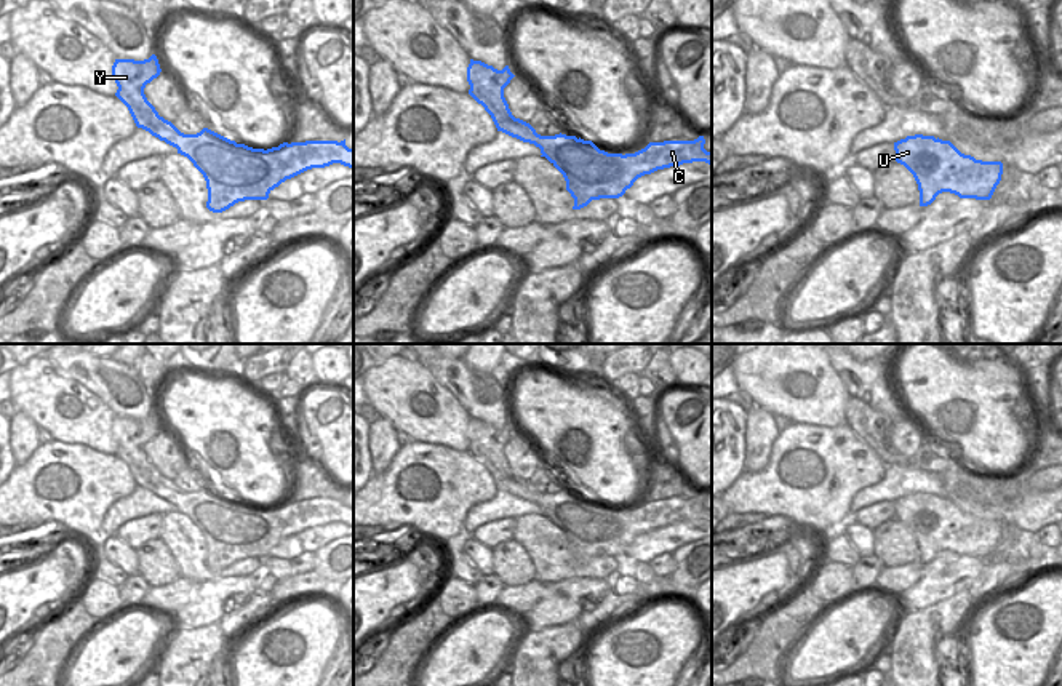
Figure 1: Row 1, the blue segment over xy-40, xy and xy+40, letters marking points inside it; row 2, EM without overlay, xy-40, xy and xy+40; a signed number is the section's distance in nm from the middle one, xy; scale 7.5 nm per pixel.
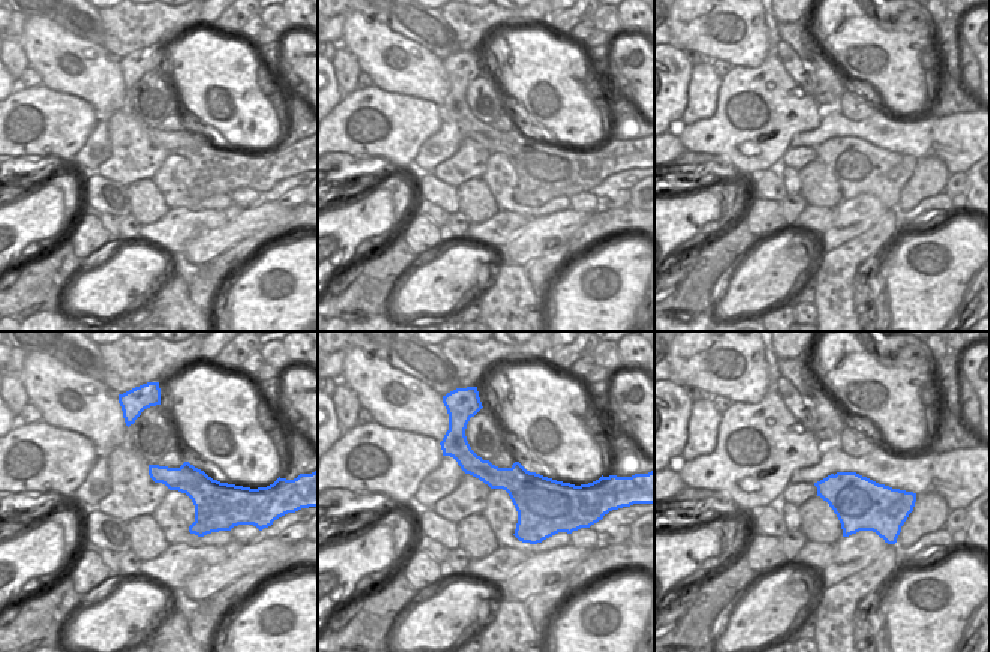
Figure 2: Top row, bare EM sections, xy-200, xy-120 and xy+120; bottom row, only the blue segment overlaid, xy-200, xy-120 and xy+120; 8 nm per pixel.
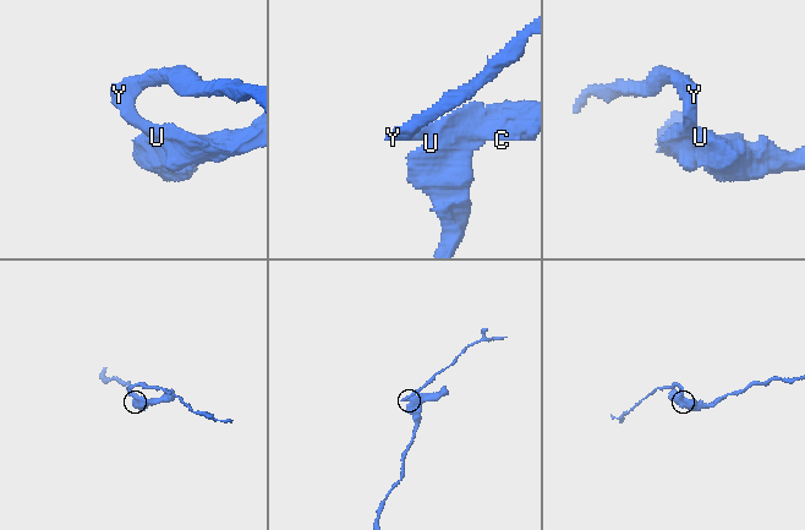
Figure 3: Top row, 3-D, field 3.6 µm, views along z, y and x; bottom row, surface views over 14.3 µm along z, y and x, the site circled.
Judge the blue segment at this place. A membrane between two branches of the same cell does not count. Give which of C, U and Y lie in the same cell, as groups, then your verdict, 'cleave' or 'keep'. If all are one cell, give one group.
C Y / U | cleave

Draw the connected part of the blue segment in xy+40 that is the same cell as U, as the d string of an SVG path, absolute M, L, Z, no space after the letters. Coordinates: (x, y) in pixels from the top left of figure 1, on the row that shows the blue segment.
M939 138L926 142L900 139L894 142L894 150L896 162L904 165L918 184L920 206L931 205L939 195L937 181L929 174L931 166L942 176L940 181L963 189L976 185L985 173L998 168L993 162L979 162L961 154L950 141Z

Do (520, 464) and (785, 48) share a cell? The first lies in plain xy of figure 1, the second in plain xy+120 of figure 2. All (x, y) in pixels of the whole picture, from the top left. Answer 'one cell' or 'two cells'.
two cells

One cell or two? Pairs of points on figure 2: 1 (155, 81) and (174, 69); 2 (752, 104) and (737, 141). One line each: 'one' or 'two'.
1: two
2: one

